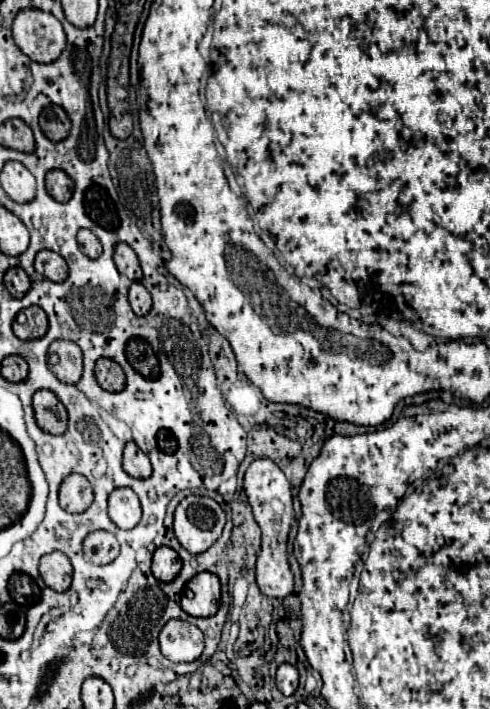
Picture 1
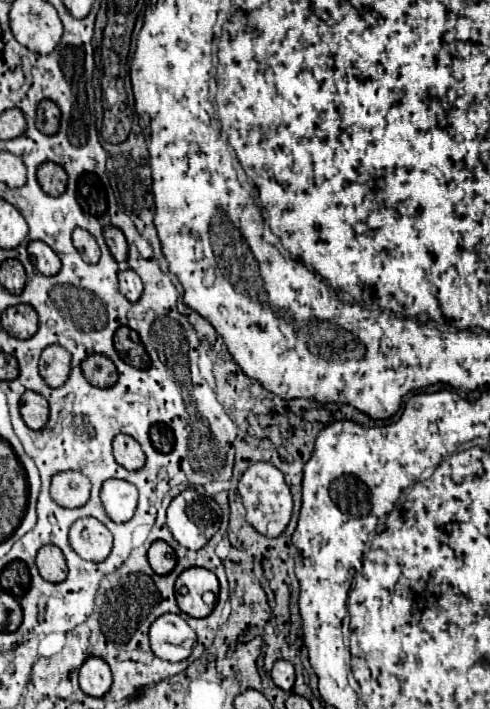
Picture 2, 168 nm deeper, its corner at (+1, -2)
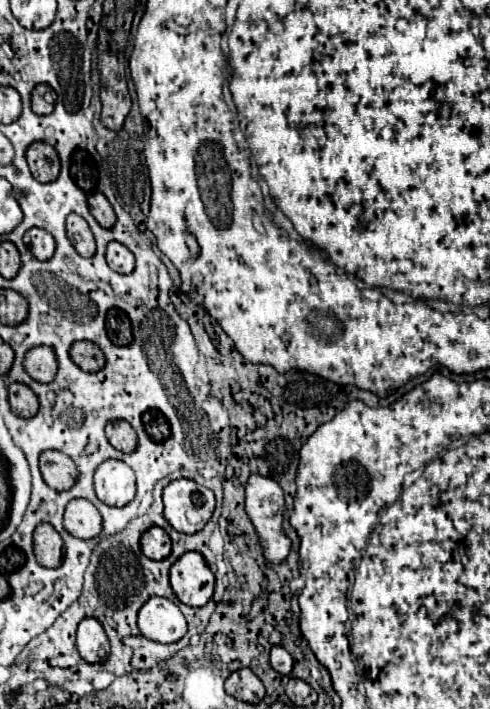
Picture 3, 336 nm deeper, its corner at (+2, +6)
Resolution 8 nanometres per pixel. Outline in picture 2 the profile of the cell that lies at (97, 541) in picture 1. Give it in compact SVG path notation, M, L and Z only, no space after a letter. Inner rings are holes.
M92 516L76 520L70 528L68 538L74 552L84 560L102 562L112 550L110 530L102 522L94 520Z

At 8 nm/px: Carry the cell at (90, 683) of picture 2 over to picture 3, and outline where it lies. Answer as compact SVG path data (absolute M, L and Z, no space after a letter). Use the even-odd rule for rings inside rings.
M85 618L79 624L77 650L79 650L81 658L89 664L103 664L107 660L109 640L107 640L107 634L105 634L103 626L97 620Z

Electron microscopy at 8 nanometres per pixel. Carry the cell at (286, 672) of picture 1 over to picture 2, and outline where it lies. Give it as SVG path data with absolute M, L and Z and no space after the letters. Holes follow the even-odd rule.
M276 660L270 676L272 676L274 684L280 686L282 690L292 690L292 686L294 686L294 666L288 660Z

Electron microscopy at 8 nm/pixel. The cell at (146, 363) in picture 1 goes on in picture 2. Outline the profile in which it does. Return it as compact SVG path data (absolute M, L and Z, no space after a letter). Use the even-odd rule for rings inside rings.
M120 326L114 336L114 346L124 362L134 366L148 366L148 354L144 352L144 344L134 330Z

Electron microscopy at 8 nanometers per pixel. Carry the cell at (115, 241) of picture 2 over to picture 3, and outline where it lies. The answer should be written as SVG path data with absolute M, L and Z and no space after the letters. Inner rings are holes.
M95 194L95 196L89 196L89 208L91 208L91 214L93 218L103 226L103 228L113 228L115 224L115 212L109 204L109 200L103 196L103 194Z

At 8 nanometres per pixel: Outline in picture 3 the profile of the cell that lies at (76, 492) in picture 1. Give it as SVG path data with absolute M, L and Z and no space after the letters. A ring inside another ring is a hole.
M47 450L39 458L43 480L49 488L69 490L77 482L77 466L69 456L57 450Z

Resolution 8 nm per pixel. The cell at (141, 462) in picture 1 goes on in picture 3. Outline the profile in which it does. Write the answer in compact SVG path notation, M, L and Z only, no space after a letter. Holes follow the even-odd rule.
M117 420L117 422L109 422L107 428L107 438L109 444L121 452L135 452L137 448L137 434L131 428L131 424L127 424L125 420Z

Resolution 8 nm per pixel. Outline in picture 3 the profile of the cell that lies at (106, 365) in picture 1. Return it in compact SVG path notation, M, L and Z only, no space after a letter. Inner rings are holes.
M75 342L69 354L83 372L99 372L105 366L105 354L93 342Z

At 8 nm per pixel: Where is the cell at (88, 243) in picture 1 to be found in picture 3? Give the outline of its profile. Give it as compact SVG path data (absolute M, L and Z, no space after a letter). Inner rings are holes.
M69 214L67 216L67 236L73 242L75 250L83 258L91 258L95 254L95 238L87 222L79 214Z

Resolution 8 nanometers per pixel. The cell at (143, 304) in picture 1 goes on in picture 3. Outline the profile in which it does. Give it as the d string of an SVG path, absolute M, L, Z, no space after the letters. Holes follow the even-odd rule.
M109 242L107 246L107 264L119 274L129 274L135 268L135 256L119 242Z

